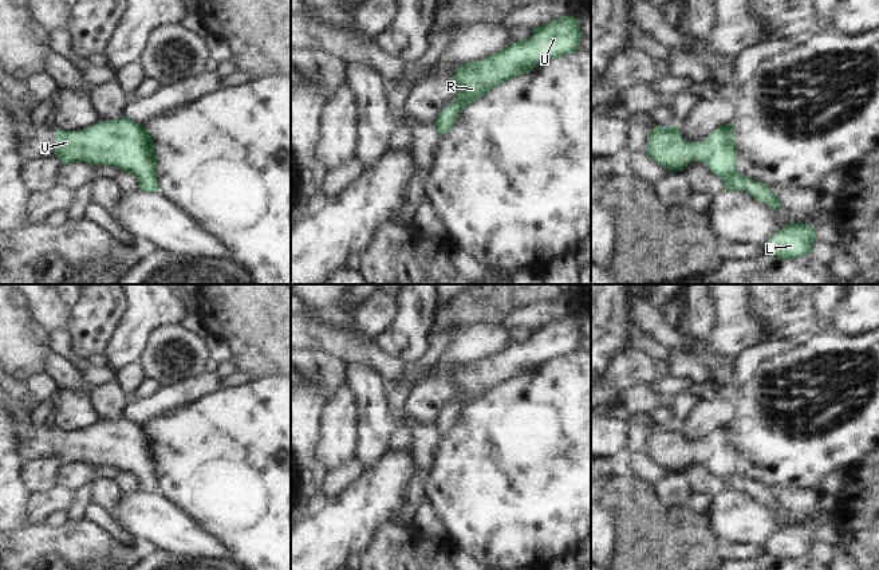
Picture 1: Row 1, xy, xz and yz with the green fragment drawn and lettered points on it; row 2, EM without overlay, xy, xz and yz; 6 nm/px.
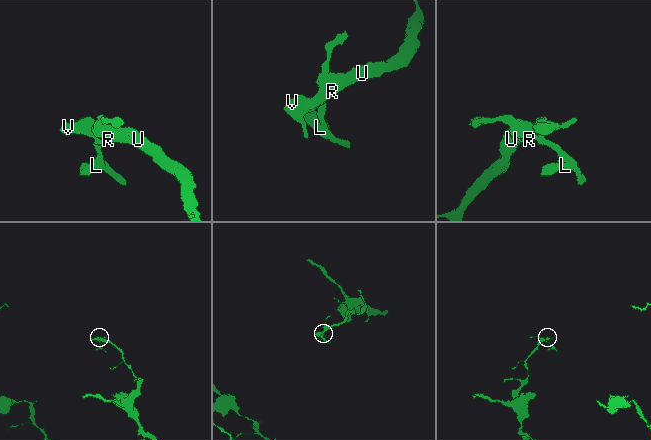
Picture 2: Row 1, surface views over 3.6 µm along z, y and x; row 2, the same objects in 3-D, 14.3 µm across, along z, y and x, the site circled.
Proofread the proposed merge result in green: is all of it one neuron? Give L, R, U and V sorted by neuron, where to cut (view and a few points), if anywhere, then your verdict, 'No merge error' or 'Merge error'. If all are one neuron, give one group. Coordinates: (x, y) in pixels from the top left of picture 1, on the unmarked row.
Groups: L R U V. No split. No merge error.

